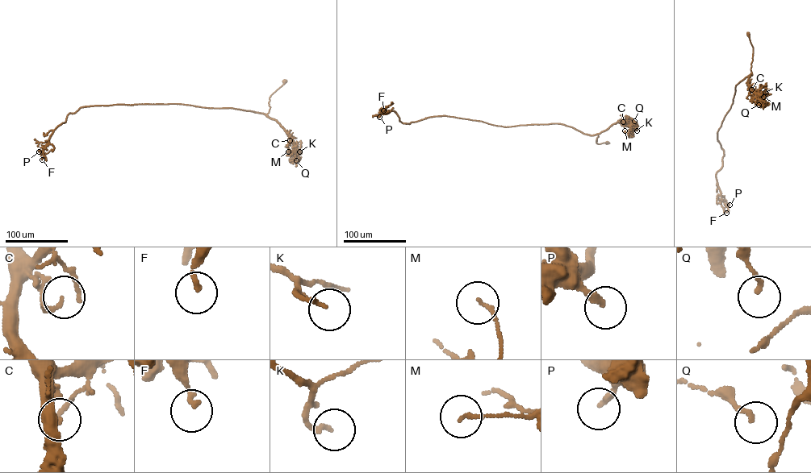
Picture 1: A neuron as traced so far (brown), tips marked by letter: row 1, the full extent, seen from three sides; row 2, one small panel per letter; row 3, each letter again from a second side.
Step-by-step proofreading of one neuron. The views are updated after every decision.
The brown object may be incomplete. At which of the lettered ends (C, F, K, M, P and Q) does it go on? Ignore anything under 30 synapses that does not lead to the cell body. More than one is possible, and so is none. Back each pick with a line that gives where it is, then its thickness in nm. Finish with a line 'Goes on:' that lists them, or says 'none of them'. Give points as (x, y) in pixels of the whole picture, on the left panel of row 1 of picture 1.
Goes on: none of them

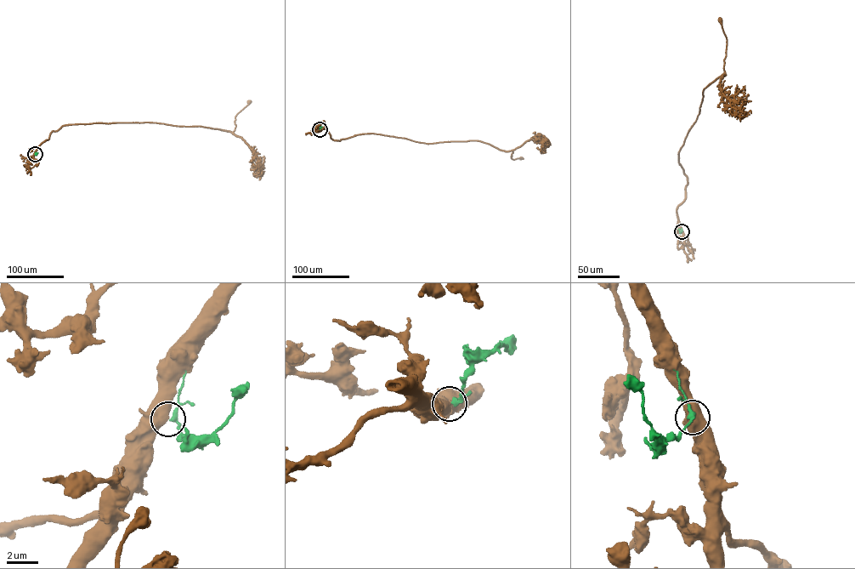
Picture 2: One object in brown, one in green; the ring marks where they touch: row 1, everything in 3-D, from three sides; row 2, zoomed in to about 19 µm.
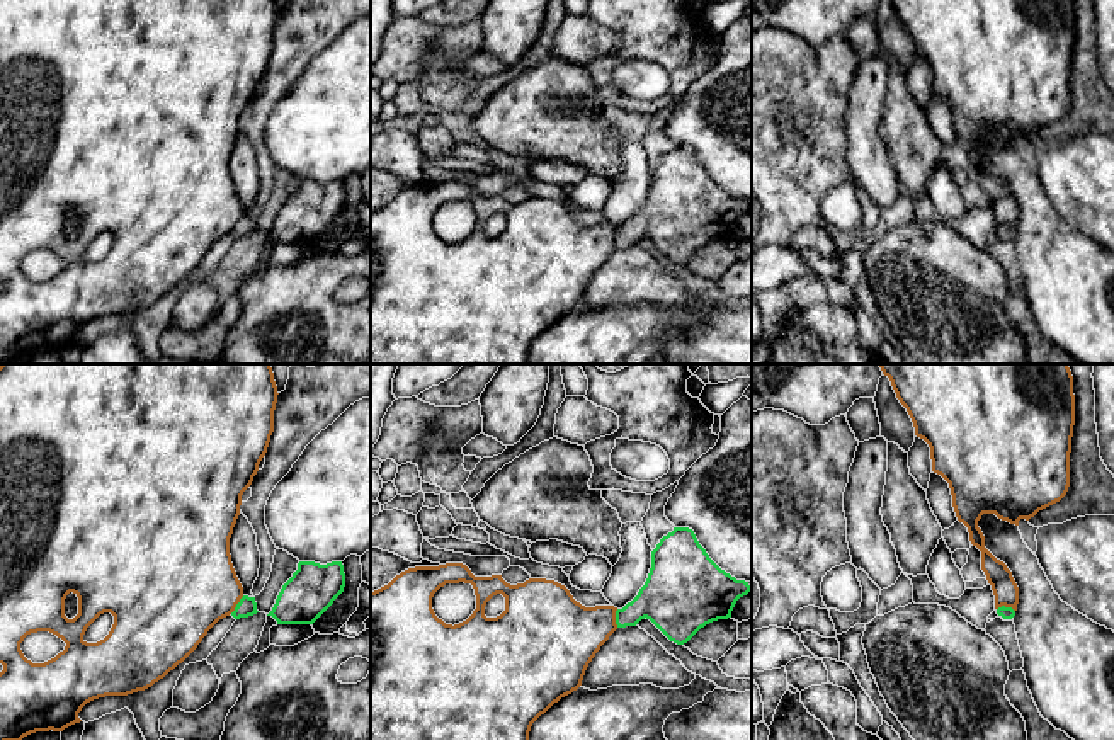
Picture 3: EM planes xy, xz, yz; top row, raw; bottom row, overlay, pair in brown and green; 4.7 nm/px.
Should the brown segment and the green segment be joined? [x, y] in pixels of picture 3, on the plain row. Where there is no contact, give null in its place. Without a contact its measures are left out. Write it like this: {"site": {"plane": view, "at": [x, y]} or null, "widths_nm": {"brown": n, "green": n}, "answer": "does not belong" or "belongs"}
{"site": {"plane": "xy", "at": [237, 222]}, "widths_nm": {"brown": 460, "green": 90}, "answer": "does not belong"}

